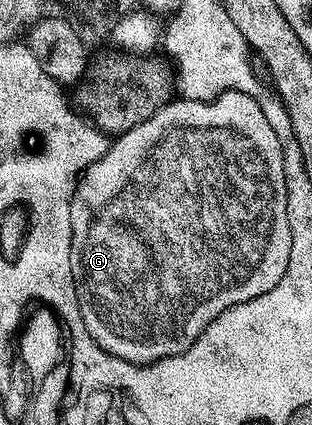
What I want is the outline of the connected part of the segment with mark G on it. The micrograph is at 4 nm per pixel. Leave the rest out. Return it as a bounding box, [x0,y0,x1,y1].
[70,89,290,365]

